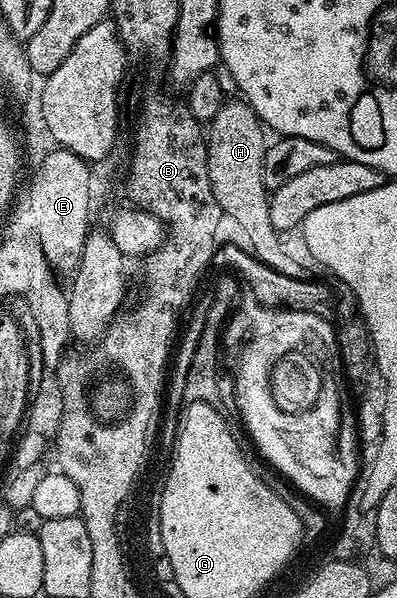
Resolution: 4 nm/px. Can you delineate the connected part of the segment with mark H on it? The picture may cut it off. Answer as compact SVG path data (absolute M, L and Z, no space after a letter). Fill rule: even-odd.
M243 99L236 100L226 100L225 105L219 107L219 115L215 115L215 119L208 122L207 125L207 144L209 146L207 167L211 179L211 191L215 191L215 199L219 199L222 214L235 219L247 233L248 248L271 268L284 270L286 264L280 251L279 230L271 223L269 211L271 193L263 183L263 163L265 162L265 150L267 148L265 133L267 134L267 129L266 126L262 125L261 120L255 115L255 111L250 105Z

